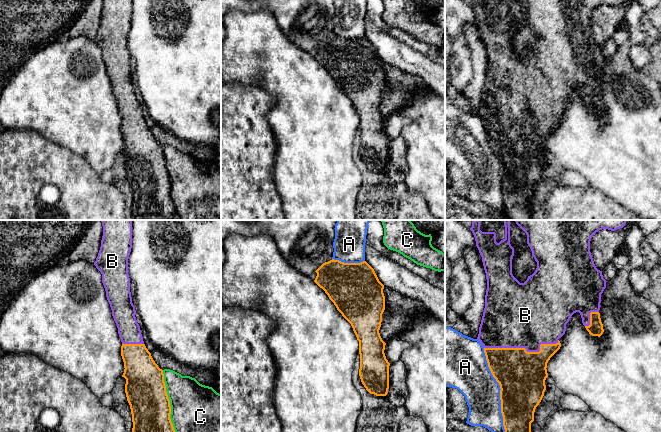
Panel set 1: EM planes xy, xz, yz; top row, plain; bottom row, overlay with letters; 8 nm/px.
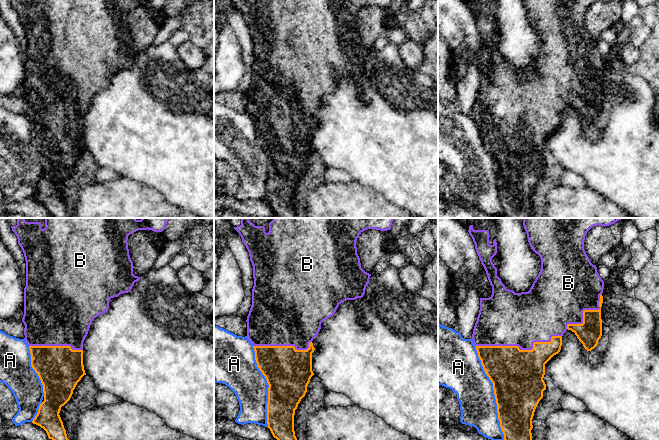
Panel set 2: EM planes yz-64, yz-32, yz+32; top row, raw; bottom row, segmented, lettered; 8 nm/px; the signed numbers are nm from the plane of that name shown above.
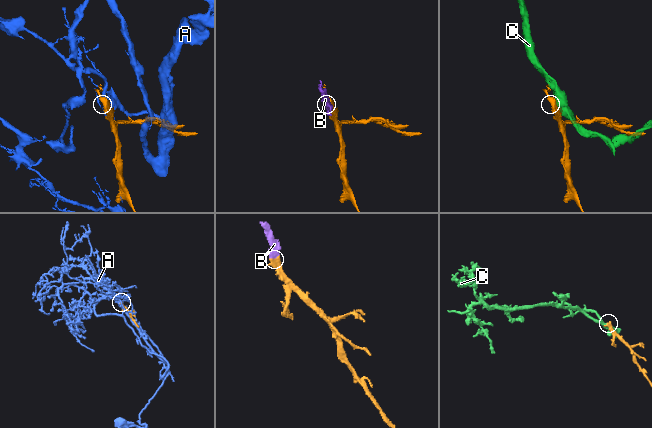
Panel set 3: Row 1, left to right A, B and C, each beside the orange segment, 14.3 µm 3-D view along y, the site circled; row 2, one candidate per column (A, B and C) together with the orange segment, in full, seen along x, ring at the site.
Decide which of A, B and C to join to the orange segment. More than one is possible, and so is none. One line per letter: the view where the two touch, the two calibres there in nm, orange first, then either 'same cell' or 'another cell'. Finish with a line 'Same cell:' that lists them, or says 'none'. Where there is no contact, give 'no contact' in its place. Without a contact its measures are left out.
A: contact in yz; calibres 380 and 300 nm; another cell
B: contact in yz; calibres 380 and 500 nm; same cell
C: contact in xy; calibres 340 and 460 nm; another cell
Same cell: B

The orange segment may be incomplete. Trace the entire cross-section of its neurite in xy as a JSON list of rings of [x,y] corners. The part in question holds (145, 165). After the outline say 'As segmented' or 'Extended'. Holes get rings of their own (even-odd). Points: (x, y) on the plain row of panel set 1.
[[[102,0],[101,23],[94,38],[102,50],[102,59],[122,118],[121,132],[126,155],[125,169],[132,190],[133,220],[181,220],[170,195],[171,182],[166,168],[163,146],[146,124],[137,99],[130,68],[128,34],[132,24],[132,0]]]. Extended

